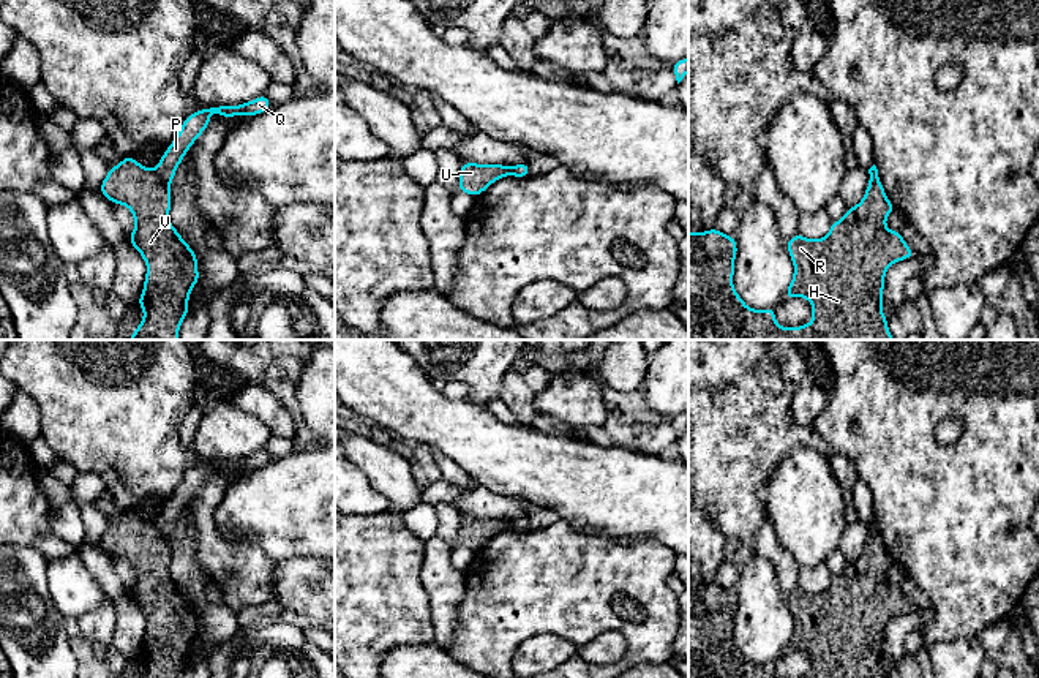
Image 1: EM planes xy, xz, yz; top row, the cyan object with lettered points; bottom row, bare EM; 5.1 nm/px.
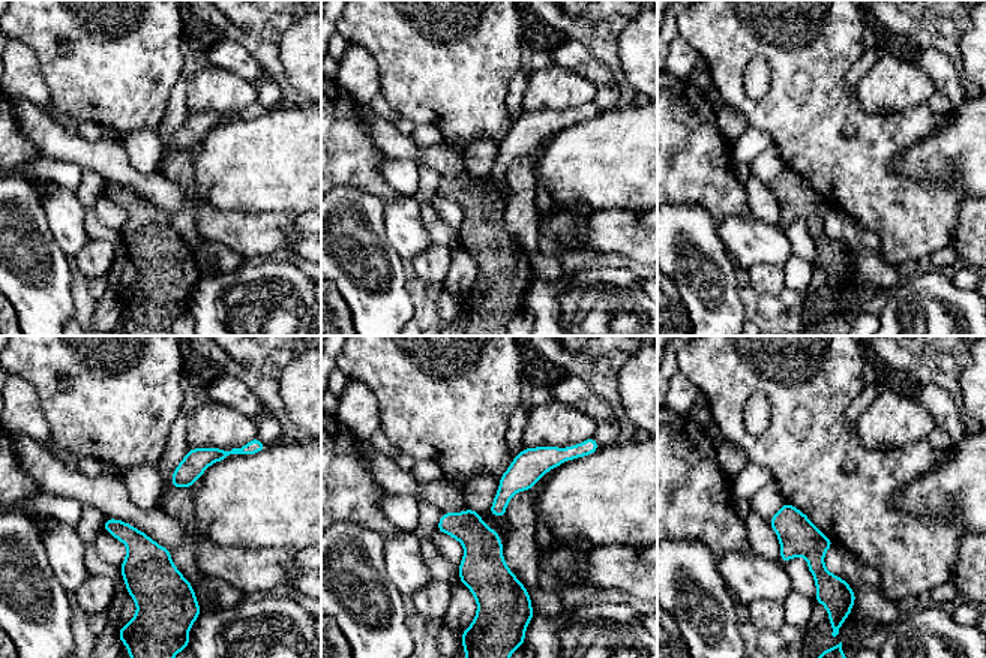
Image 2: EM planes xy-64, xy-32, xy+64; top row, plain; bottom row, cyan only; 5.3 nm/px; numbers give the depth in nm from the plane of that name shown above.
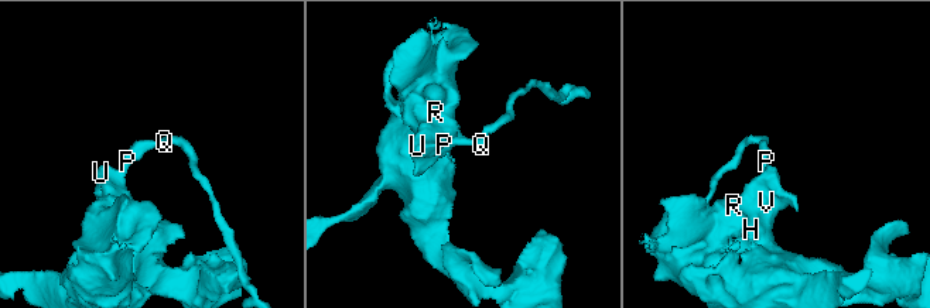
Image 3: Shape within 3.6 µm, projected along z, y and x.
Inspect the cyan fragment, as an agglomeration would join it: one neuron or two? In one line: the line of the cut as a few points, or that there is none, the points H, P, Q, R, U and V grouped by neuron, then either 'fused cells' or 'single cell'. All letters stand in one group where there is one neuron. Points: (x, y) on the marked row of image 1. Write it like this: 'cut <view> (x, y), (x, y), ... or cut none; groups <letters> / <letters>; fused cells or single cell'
cut xy (153, 171), (168, 185); groups H R U V / P Q; fused cells

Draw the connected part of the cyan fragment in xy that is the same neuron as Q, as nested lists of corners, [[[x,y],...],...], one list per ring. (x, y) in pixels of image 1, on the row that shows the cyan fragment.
[[[261,95],[259,98],[249,103],[242,103],[238,106],[213,106],[213,107],[204,107],[199,112],[189,114],[185,119],[178,134],[175,136],[172,144],[166,149],[159,163],[156,164],[155,168],[156,175],[164,183],[171,185],[183,156],[210,123],[212,112],[215,112],[216,115],[224,115],[227,119],[234,119],[238,112],[243,114],[245,117],[253,117],[268,111],[270,107],[272,106],[267,95]]]

